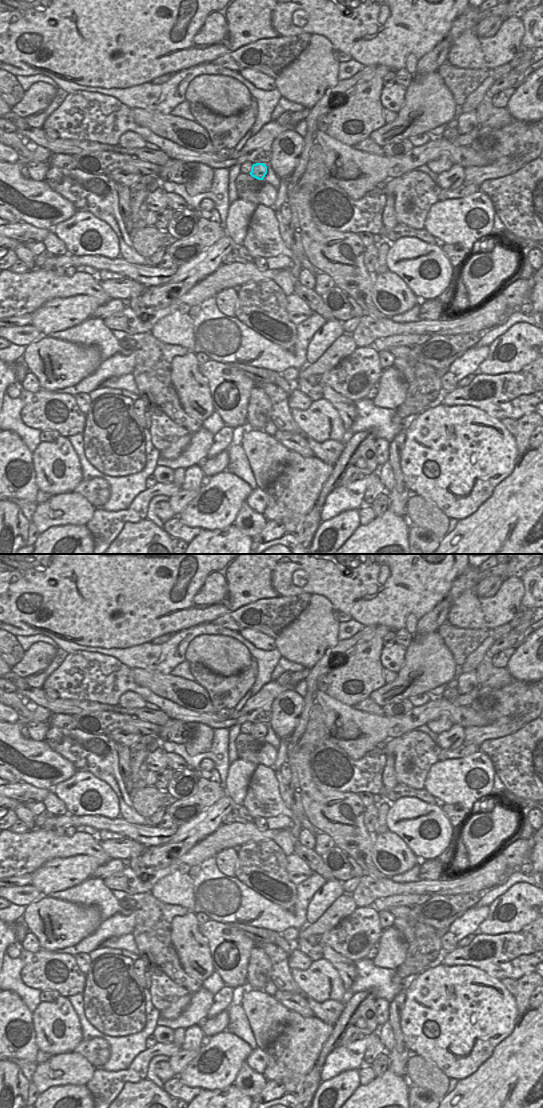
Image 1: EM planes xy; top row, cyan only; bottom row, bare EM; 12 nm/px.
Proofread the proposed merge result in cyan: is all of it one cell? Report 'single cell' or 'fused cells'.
single cell

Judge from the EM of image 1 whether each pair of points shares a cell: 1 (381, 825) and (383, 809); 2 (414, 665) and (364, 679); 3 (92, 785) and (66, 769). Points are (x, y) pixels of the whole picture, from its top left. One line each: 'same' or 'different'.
1: same
2: different
3: different

